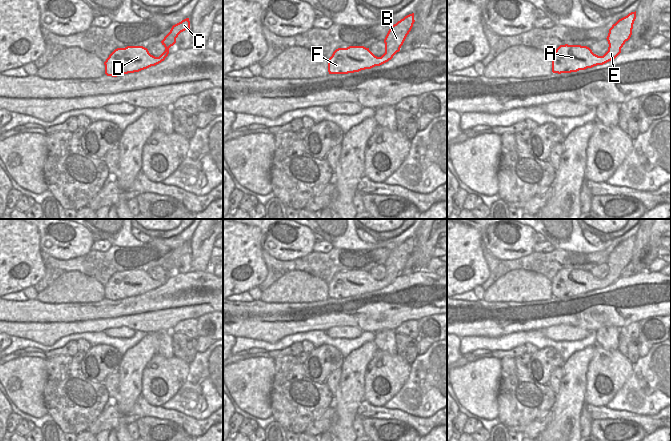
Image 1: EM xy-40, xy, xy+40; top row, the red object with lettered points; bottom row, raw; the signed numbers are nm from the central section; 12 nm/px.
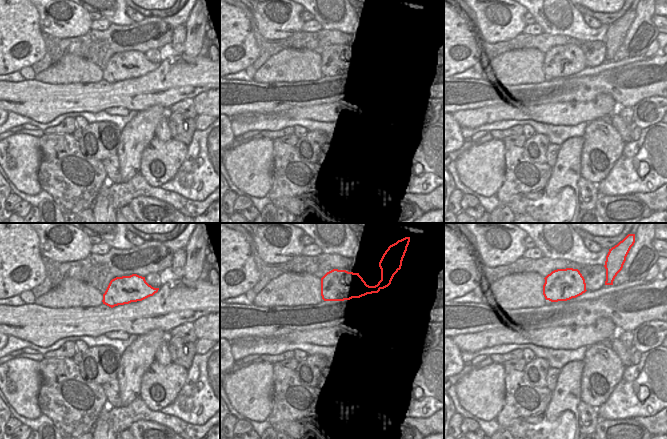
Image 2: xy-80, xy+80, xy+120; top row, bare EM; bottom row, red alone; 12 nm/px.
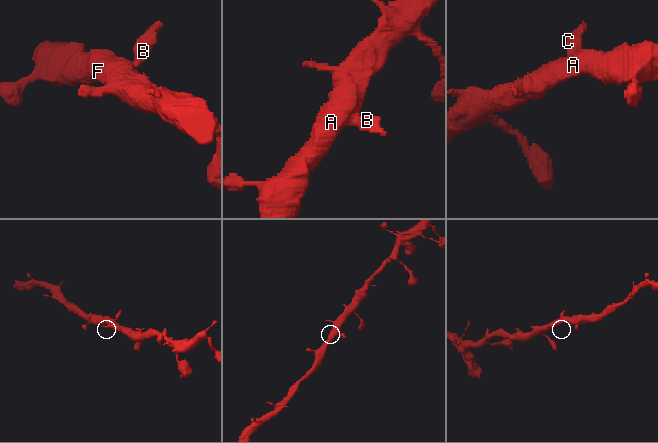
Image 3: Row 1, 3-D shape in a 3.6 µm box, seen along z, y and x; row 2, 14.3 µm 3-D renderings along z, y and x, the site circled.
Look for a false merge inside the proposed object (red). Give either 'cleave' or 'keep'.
keep

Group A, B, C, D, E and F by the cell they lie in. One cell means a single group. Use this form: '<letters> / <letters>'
A B C D E F

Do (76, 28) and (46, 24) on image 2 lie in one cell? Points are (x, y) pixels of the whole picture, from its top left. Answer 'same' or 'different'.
same

